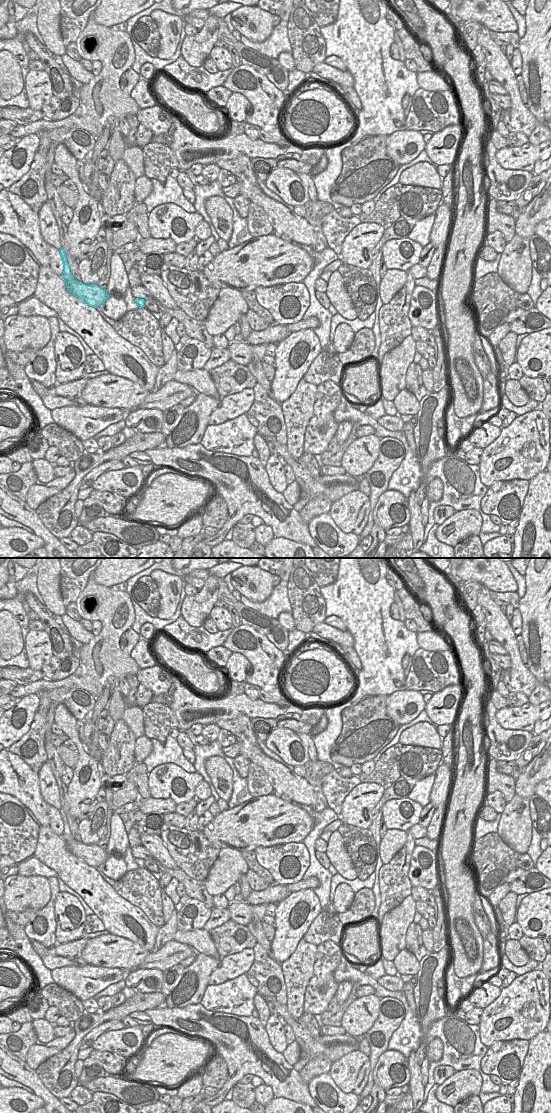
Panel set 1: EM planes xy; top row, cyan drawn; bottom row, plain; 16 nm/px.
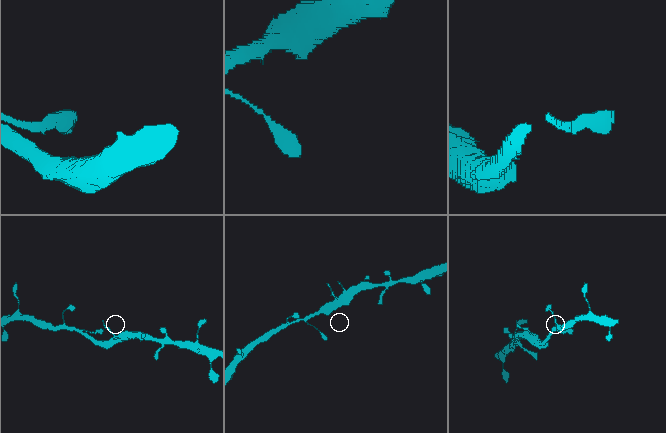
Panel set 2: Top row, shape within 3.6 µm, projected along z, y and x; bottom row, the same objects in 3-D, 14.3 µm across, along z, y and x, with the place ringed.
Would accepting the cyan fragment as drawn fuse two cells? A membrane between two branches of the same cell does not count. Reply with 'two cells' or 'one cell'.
one cell

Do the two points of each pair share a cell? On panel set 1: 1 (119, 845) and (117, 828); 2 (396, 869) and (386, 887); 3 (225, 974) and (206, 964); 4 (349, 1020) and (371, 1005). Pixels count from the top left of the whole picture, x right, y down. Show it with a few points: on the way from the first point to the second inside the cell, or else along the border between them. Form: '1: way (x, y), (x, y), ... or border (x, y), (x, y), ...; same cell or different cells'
1: way (118, 841), (118, 832); same cell
2: way (395, 873), (389, 883); same cell
3: border (220, 960), (219, 964), (210, 974), (208, 984); different cells
4: way (355, 1014), (362, 1007), (362, 1003), (365, 1002); same cell

